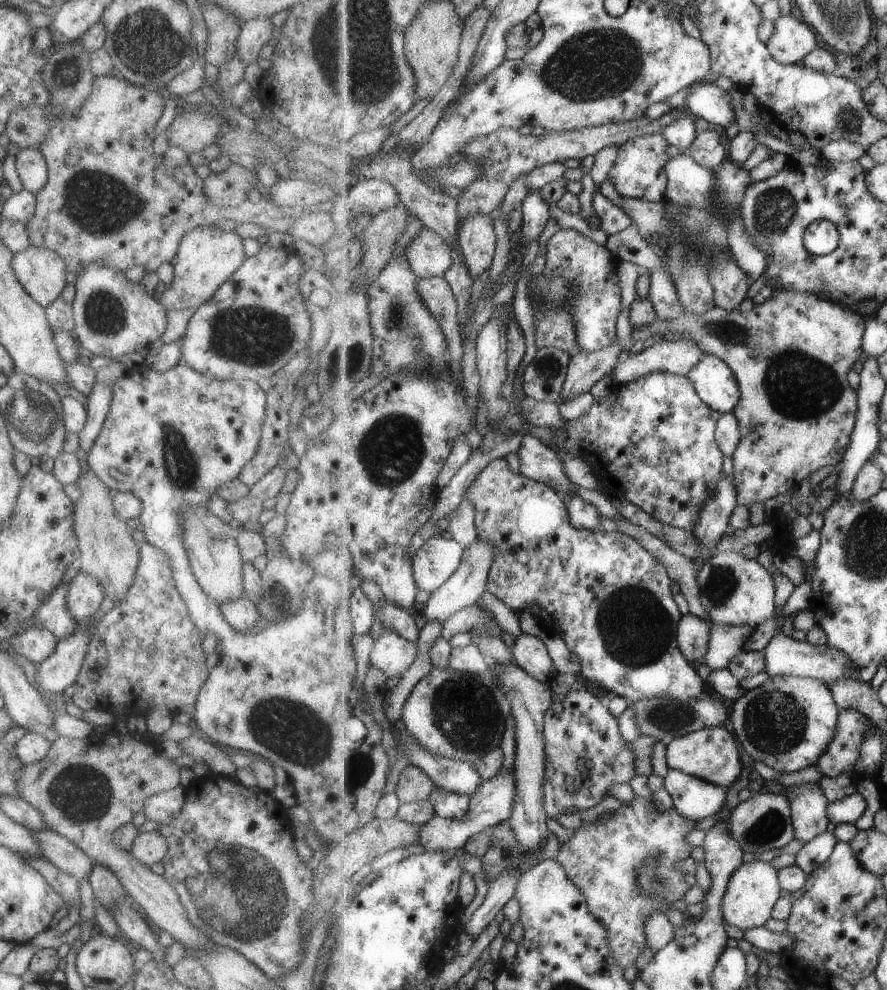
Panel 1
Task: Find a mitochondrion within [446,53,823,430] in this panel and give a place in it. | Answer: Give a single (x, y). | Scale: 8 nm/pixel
(774, 210)

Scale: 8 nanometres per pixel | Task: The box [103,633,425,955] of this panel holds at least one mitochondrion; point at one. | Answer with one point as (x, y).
(243, 889)

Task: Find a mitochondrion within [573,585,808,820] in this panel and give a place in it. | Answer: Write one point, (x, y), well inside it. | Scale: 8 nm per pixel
(667, 717)

